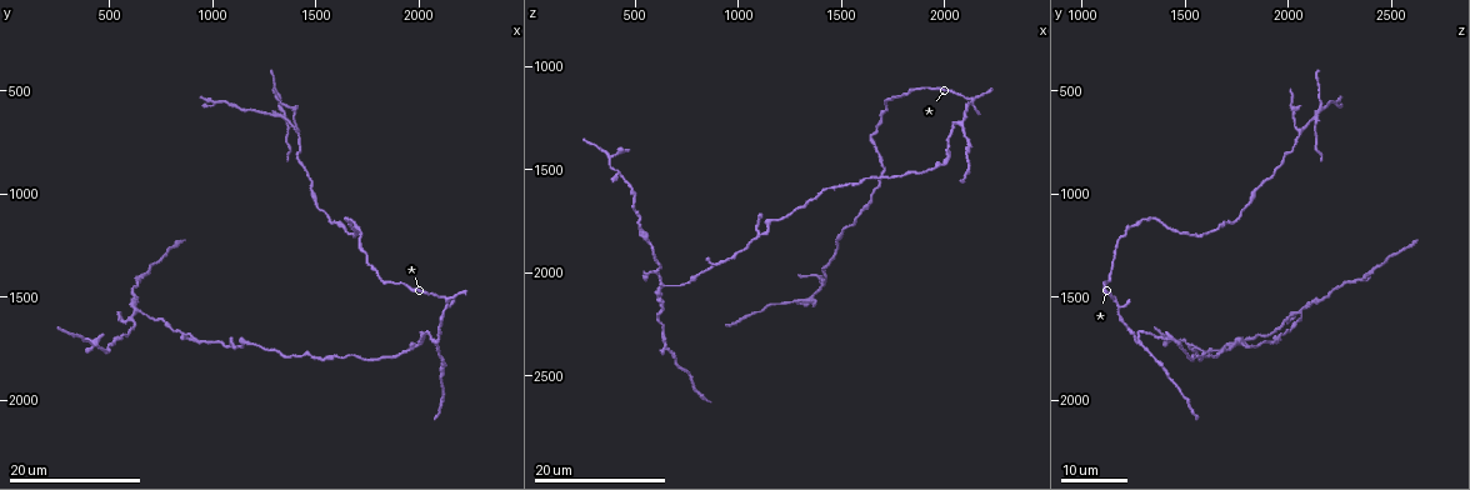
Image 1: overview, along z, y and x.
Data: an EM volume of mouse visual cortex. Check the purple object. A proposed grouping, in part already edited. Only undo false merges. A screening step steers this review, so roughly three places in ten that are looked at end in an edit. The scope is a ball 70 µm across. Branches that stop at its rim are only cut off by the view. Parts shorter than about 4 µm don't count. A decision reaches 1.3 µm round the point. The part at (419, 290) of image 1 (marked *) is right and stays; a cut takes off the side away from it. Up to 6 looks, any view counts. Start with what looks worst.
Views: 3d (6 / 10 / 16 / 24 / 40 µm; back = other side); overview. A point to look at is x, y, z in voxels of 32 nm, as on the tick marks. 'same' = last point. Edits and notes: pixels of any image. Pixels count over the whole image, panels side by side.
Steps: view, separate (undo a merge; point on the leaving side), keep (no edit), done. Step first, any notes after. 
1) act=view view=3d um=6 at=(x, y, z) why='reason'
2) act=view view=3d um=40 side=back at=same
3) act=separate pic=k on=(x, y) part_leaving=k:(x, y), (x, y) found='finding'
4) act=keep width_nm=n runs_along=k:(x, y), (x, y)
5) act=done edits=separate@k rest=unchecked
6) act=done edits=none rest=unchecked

act=view view=3d um=16 at=(1340, 630, 2150) why='looks like a crossing'

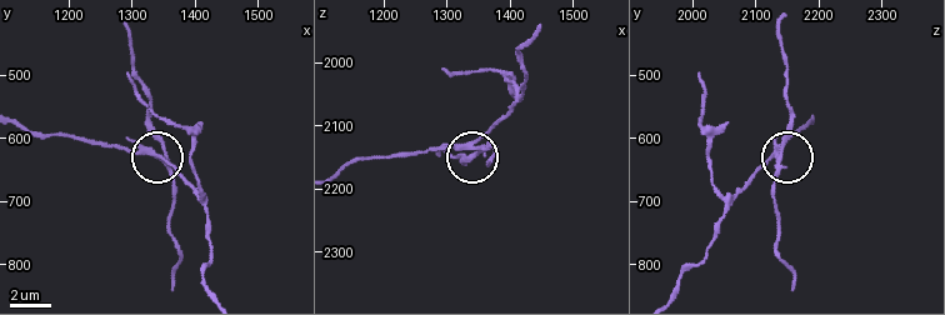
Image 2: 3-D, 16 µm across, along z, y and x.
act=view view=3d um=10 at=(1340, 620, 2130) why='closer look'

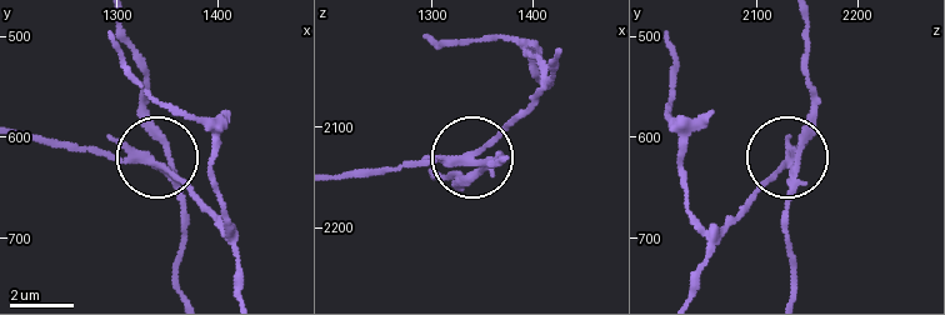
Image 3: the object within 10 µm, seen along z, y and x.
act=separate pic=3 on=(141, 115) width_nm=270 found='a second cell is stuck on'

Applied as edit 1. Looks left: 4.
act=view view=overview

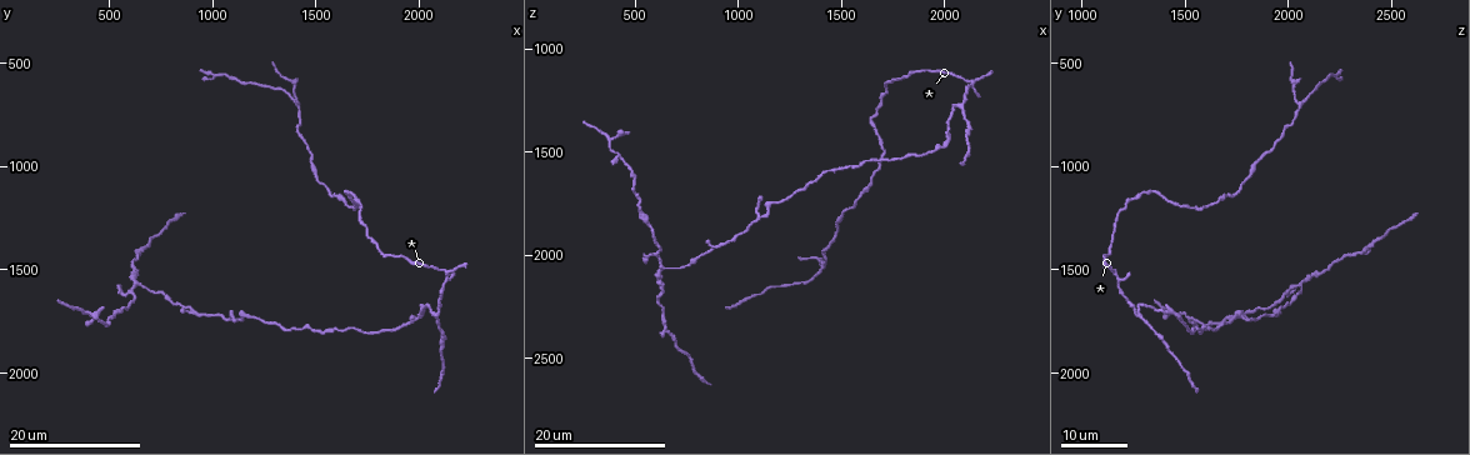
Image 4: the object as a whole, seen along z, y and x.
act=view view=3d um=16 at=(620, 1570, 2060) why='a fork'

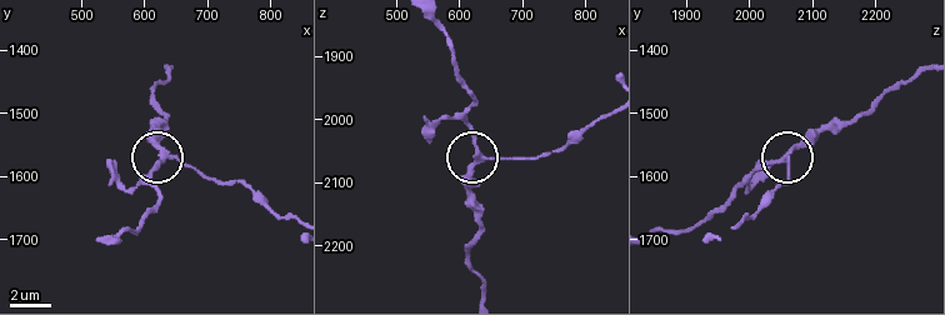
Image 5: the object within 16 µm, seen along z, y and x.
act=view view=3d um=10 at=(625, 1565, 2055)

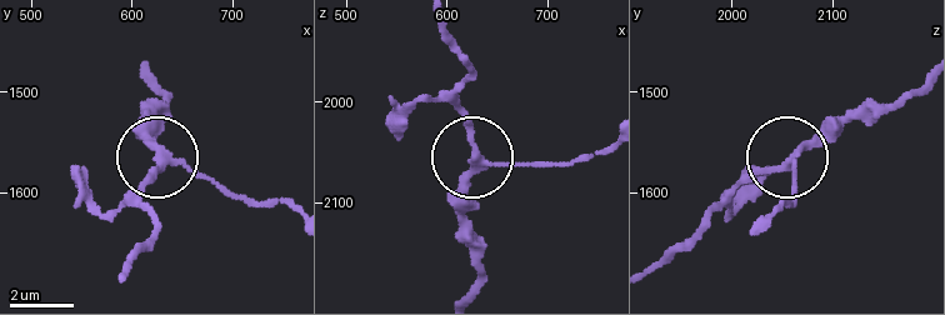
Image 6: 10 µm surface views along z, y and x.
act=separate pic=6 on=(466, 200) width_nm=210 part_leaving=6:(486, 159), (456, 98), (465, 65), (444, 25) found='a second cell is stuck on'

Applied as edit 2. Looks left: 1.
act=done edits=separate@3,separate@6 rest=unchecked

